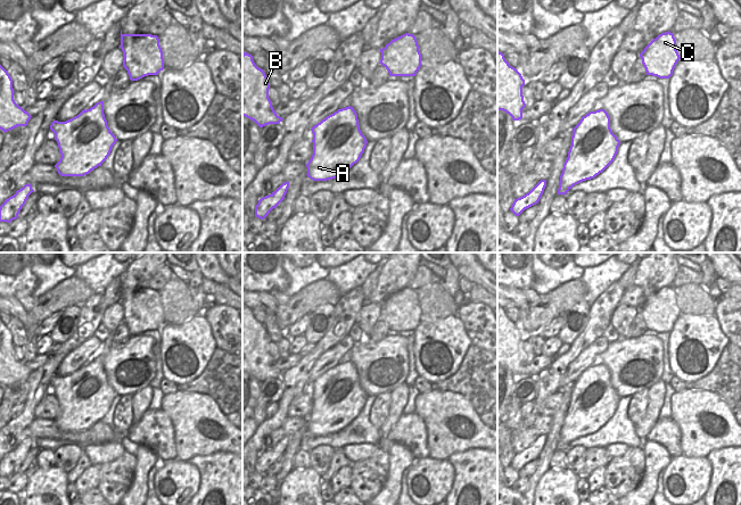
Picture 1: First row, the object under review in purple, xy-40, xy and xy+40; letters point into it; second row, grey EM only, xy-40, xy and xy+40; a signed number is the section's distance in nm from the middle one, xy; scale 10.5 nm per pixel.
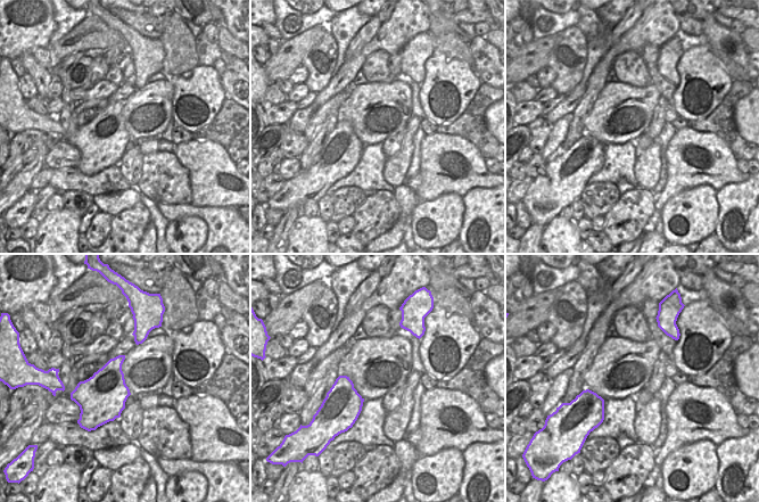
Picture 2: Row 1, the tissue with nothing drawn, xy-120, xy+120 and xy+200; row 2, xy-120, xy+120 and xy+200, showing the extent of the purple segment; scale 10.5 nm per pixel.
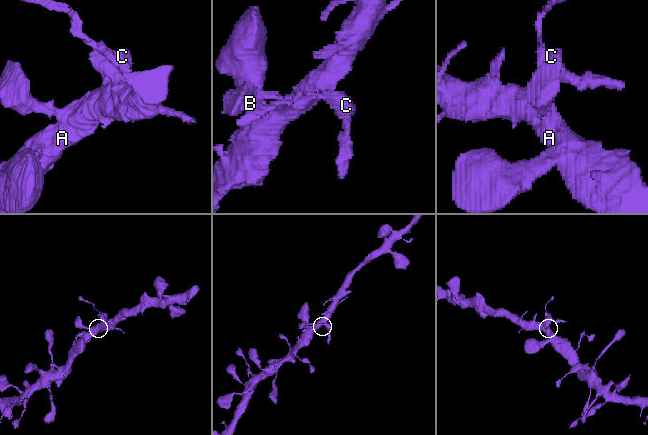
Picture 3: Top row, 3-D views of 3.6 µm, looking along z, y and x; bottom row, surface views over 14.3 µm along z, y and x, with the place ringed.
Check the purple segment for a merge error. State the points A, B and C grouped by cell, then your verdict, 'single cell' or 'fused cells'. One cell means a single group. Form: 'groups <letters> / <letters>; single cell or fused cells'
groups A B C; single cell

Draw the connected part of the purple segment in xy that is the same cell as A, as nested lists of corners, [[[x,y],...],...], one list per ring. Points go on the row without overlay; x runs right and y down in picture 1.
[[[353,362],[338,364],[311,383],[313,409],[307,431],[313,436],[336,433],[356,419],[367,401]]]

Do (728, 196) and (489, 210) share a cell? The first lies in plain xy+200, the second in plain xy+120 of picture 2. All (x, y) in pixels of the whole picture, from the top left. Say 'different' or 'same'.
same

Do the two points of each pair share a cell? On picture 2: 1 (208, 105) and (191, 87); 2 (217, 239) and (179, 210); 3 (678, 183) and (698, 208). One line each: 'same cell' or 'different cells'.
1: same cell
2: same cell
3: different cells

